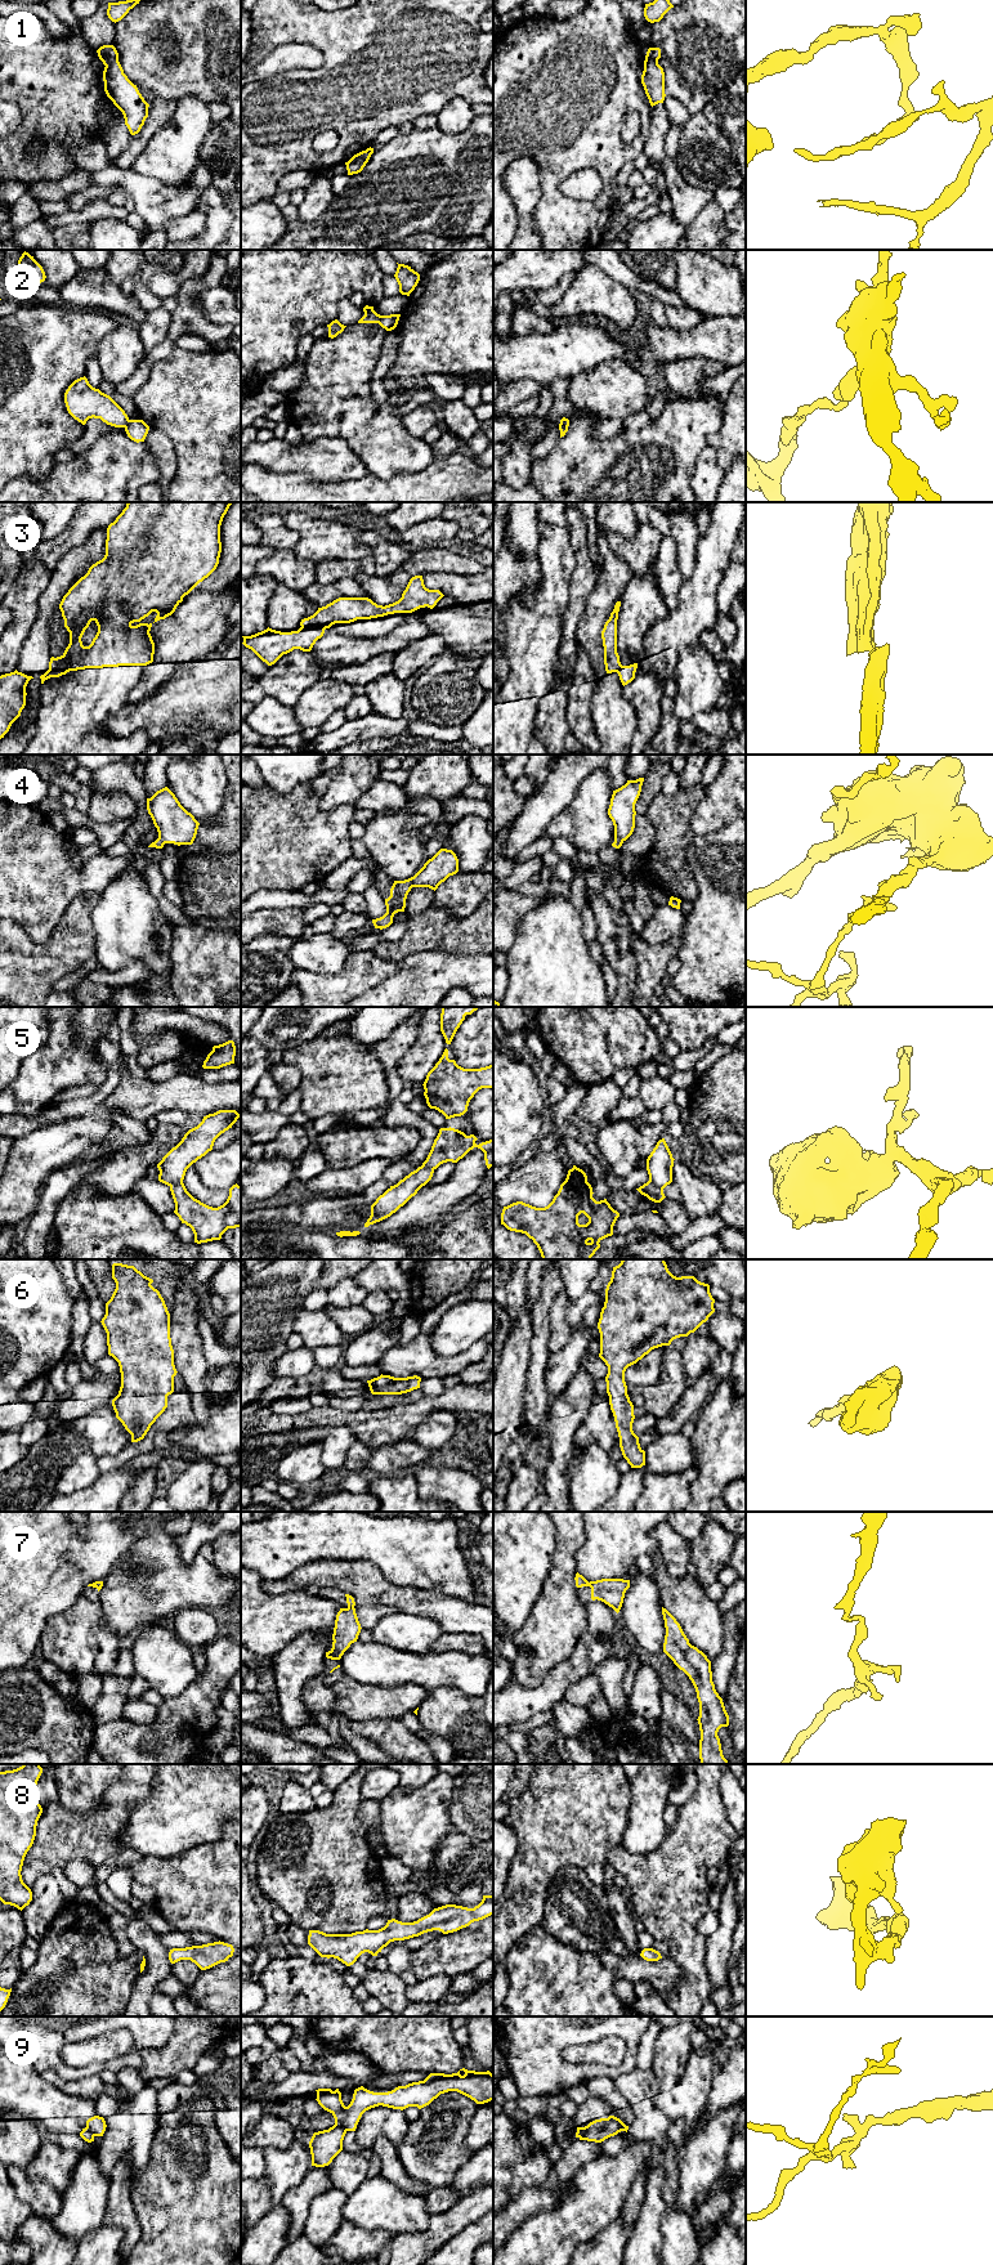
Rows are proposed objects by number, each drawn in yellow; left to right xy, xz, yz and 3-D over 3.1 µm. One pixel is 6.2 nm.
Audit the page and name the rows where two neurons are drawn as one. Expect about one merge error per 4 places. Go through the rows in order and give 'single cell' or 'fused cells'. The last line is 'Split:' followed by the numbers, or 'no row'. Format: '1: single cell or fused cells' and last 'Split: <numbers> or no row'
1: fused cells
2: fused cells
3: fused cells
4: fused cells
5: fused cells
6: single cell
7: single cell
8: single cell
9: fused cells
Split: 1, 2, 3, 4, 5, 9

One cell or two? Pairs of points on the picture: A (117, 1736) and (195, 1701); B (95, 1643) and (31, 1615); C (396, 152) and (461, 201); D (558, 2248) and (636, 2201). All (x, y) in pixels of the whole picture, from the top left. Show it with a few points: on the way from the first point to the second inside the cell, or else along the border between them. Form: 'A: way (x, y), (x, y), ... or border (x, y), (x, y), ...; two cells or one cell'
A: way (137, 1736), (160, 1736), (175, 1720); one cell
B: border (72, 1605), (54, 1614), (47, 1621), (37, 1646); two cells
C: way (412, 169), (425, 182), (444, 184); one cell
D: border (634, 2180), (621, 2211); two cells

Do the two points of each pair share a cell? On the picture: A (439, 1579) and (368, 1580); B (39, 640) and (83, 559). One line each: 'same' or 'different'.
A: different
B: same

